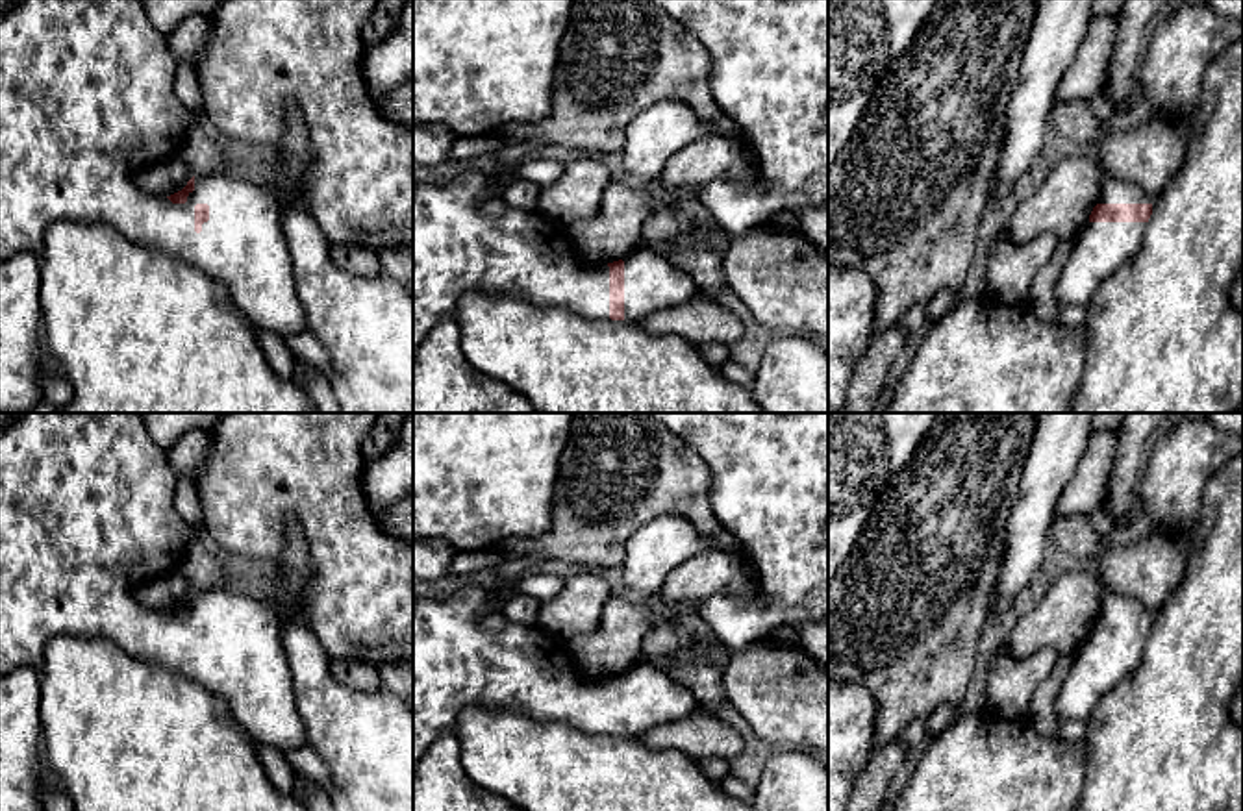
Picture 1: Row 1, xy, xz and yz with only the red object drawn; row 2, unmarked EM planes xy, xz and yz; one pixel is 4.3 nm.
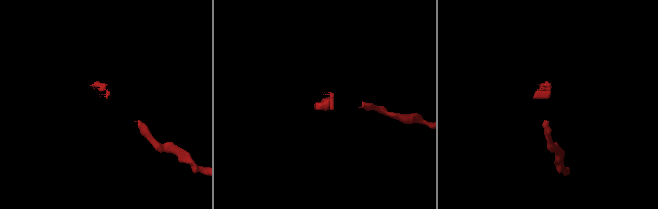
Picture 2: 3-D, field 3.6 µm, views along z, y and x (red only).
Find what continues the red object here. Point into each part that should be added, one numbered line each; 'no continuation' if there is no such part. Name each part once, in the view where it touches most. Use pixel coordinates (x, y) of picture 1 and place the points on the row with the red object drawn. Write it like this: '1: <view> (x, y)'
1: xy (87, 100)

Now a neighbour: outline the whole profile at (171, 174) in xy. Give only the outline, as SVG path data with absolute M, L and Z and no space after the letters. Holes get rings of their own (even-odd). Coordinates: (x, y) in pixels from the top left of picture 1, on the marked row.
M178 154L165 157L137 174L137 183L150 194L170 196L193 178Z

